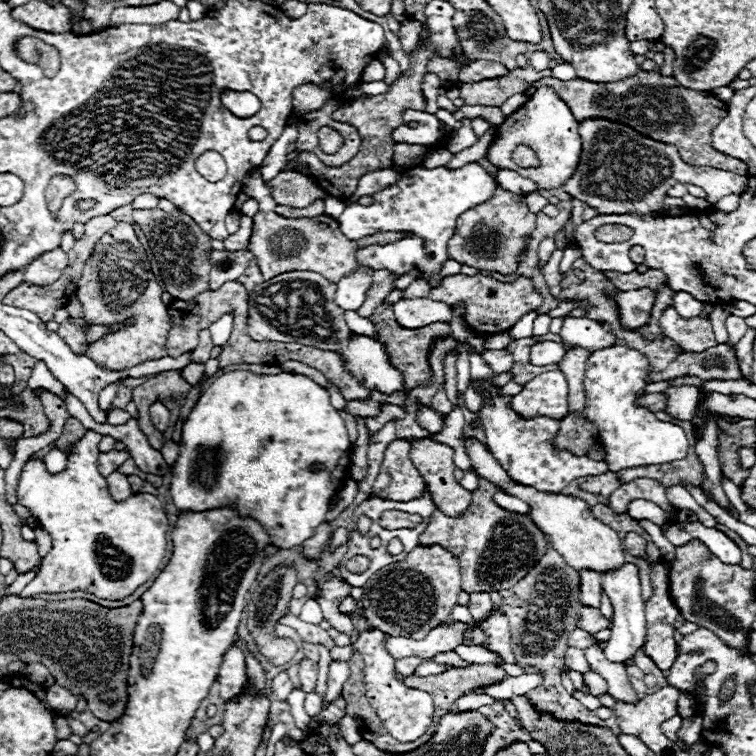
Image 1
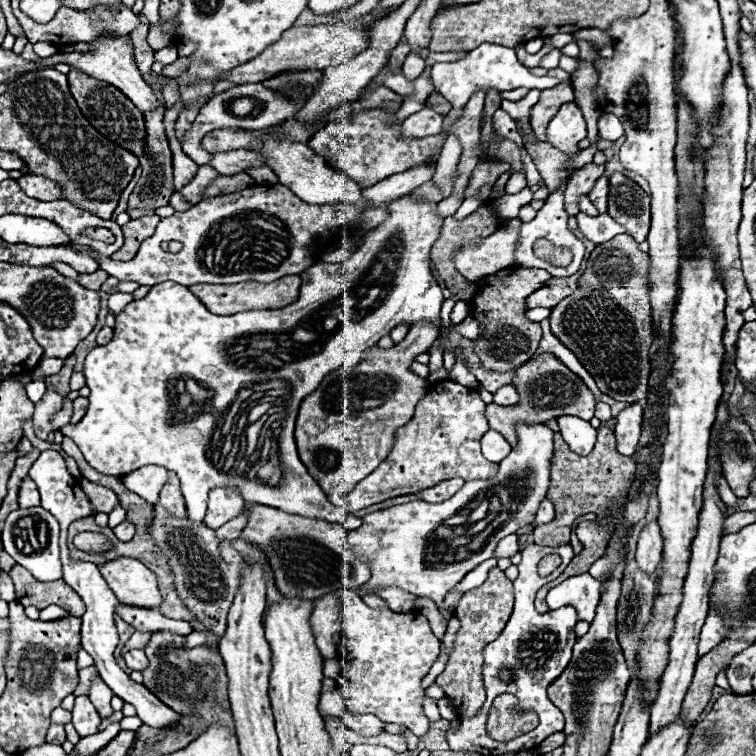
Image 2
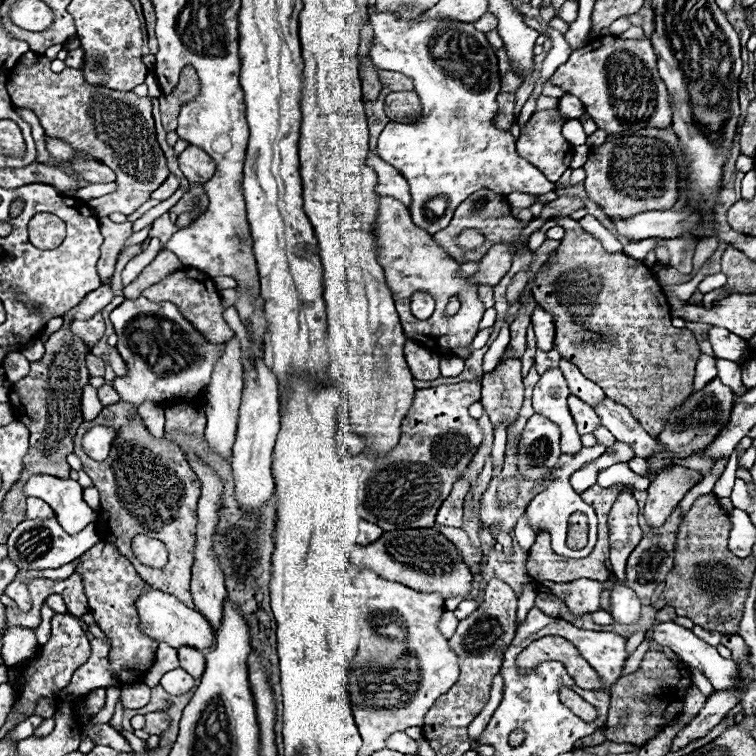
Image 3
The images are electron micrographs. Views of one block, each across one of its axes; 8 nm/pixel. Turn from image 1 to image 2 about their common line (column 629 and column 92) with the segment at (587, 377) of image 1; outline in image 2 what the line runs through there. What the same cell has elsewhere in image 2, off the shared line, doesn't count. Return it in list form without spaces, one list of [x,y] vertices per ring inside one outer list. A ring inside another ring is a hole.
[[[406,196],[398,202],[390,202],[386,210],[390,212],[388,218],[380,226],[376,226],[372,234],[366,236],[364,244],[348,260],[340,264],[318,262],[310,266],[310,270],[304,270],[300,274],[300,298],[280,310],[254,310],[232,316],[216,316],[209,312],[186,286],[180,286],[170,280],[152,286],[144,298],[132,300],[116,316],[114,338],[106,346],[96,346],[88,352],[82,370],[82,374],[86,376],[86,386],[90,388],[88,412],[76,426],[68,424],[60,428],[60,432],[72,438],[82,450],[86,462],[102,474],[126,476],[132,470],[138,470],[148,464],[156,464],[176,472],[182,482],[182,494],[188,506],[188,520],[194,524],[204,520],[208,492],[212,488],[236,488],[248,504],[266,504],[288,514],[336,522],[342,524],[346,530],[356,530],[362,520],[354,514],[348,514],[346,518],[346,512],[336,508],[326,498],[318,482],[300,462],[292,442],[294,432],[282,432],[282,476],[276,486],[270,486],[262,480],[250,482],[250,478],[246,478],[246,466],[250,466],[250,460],[246,458],[246,410],[250,410],[254,402],[274,402],[274,406],[282,402],[282,408],[286,408],[288,418],[292,414],[296,416],[304,396],[312,394],[326,374],[338,370],[340,366],[356,366],[360,362],[360,354],[366,348],[374,346],[382,336],[390,334],[394,326],[412,326],[418,322],[426,322],[444,328],[440,320],[442,288],[430,272],[430,246],[440,238],[442,228],[442,218],[438,218],[436,202],[416,202]],[[332,310],[338,312],[334,316],[322,316],[322,312]],[[332,318],[336,318],[338,322],[332,330],[328,330],[326,322],[332,324]],[[300,330],[312,334],[310,340],[302,340],[302,336],[296,338],[294,334]],[[212,332],[224,332],[226,338],[212,338]],[[238,344],[240,348],[244,346],[244,350],[256,348],[266,354],[274,354],[274,358],[284,364],[274,368],[238,366],[232,360],[232,350]]]

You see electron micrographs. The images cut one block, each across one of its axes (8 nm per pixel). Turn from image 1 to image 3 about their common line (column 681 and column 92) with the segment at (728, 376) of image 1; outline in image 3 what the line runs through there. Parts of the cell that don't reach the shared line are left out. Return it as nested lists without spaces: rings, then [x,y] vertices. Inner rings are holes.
[[[92,354],[86,356],[86,364],[88,364],[88,374],[90,376],[104,376],[104,366],[106,362],[102,358],[96,358]]]

